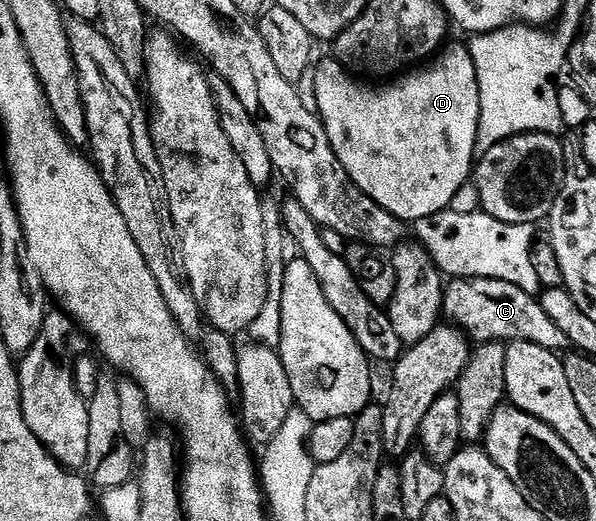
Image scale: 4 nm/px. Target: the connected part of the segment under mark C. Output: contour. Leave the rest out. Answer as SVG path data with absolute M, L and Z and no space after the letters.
M456 277L446 282L443 291L442 316L450 324L460 328L472 342L528 341L537 343L552 351L563 351L568 348L565 334L545 315L538 300L532 294L521 291L511 283L501 279Z

